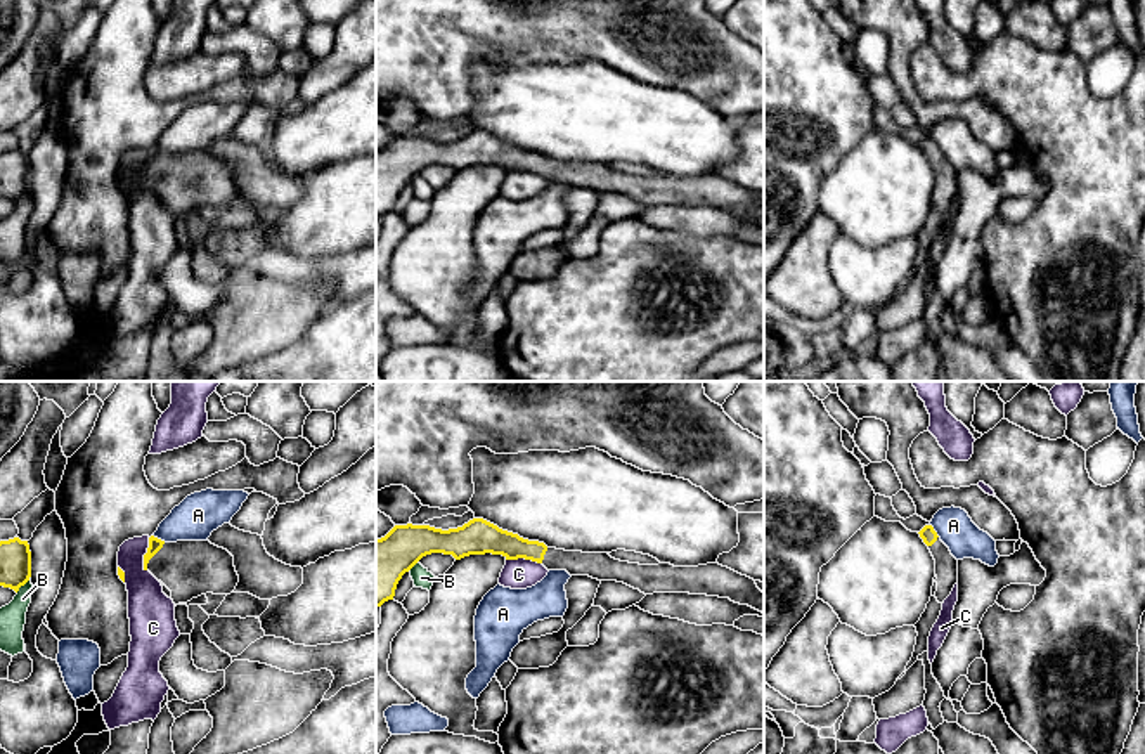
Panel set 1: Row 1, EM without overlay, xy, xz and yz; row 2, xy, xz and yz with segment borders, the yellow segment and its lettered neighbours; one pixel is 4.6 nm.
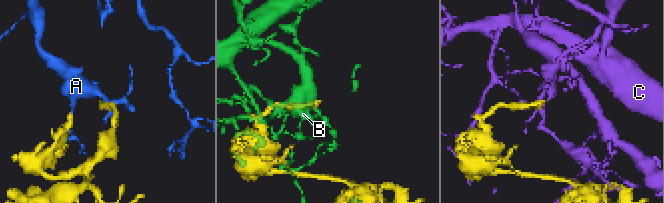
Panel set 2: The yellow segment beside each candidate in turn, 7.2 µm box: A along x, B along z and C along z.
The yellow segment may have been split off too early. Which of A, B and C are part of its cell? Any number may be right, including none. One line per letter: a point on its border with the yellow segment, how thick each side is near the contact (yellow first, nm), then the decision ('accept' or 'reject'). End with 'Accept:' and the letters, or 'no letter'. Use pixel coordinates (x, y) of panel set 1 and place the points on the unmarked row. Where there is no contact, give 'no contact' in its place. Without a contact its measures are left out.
A: yz (934, 142) | 70/170 nm | reject
B: xy (23, 196) | 140/130 nm | reject
C: xz (523, 168) | 160/140 nm | reject
Accept: no letter

